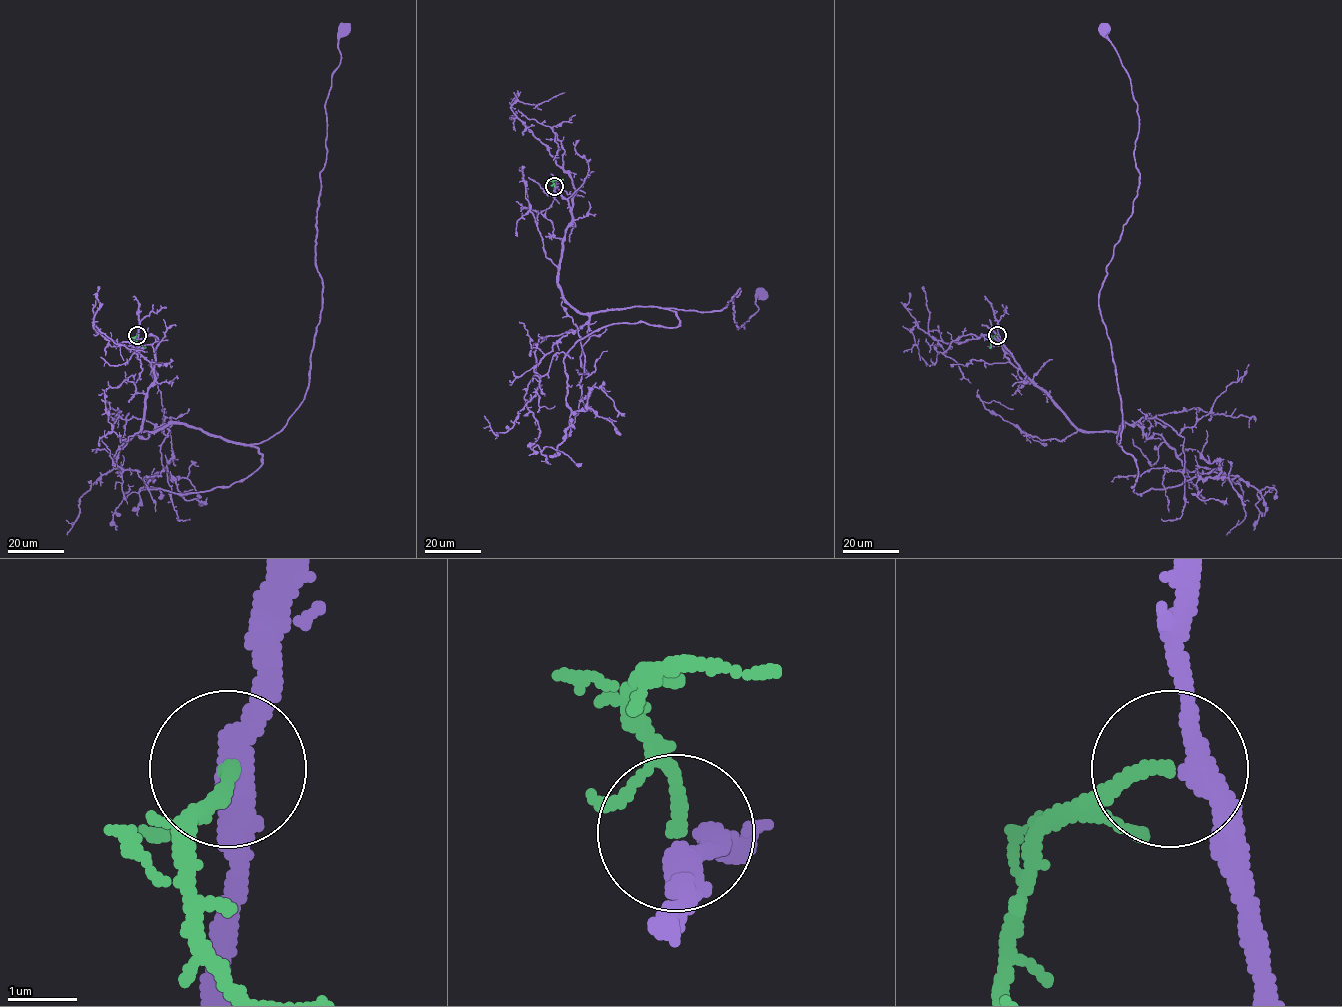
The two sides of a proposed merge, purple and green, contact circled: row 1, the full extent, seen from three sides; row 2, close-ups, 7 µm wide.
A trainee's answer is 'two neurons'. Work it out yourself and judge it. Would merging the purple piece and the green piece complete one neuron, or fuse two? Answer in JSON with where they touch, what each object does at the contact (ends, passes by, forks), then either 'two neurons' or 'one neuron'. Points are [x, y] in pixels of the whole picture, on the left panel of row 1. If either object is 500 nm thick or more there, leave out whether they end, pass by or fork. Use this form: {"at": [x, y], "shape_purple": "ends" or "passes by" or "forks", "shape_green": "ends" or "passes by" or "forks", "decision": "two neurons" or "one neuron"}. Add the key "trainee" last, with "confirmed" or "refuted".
{"at": [137, 335], "shape_purple": "passes by", "shape_green": "ends", "decision": "one neuron", "trainee": "refuted"}

